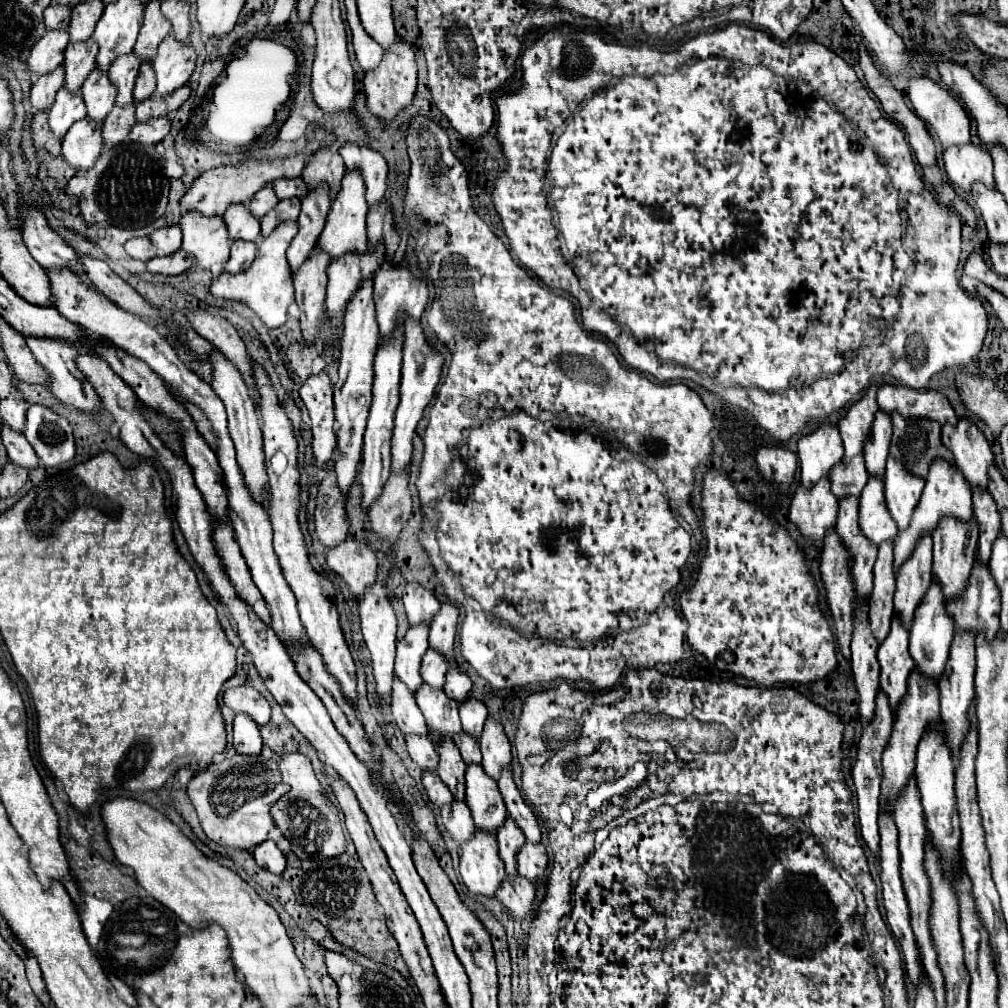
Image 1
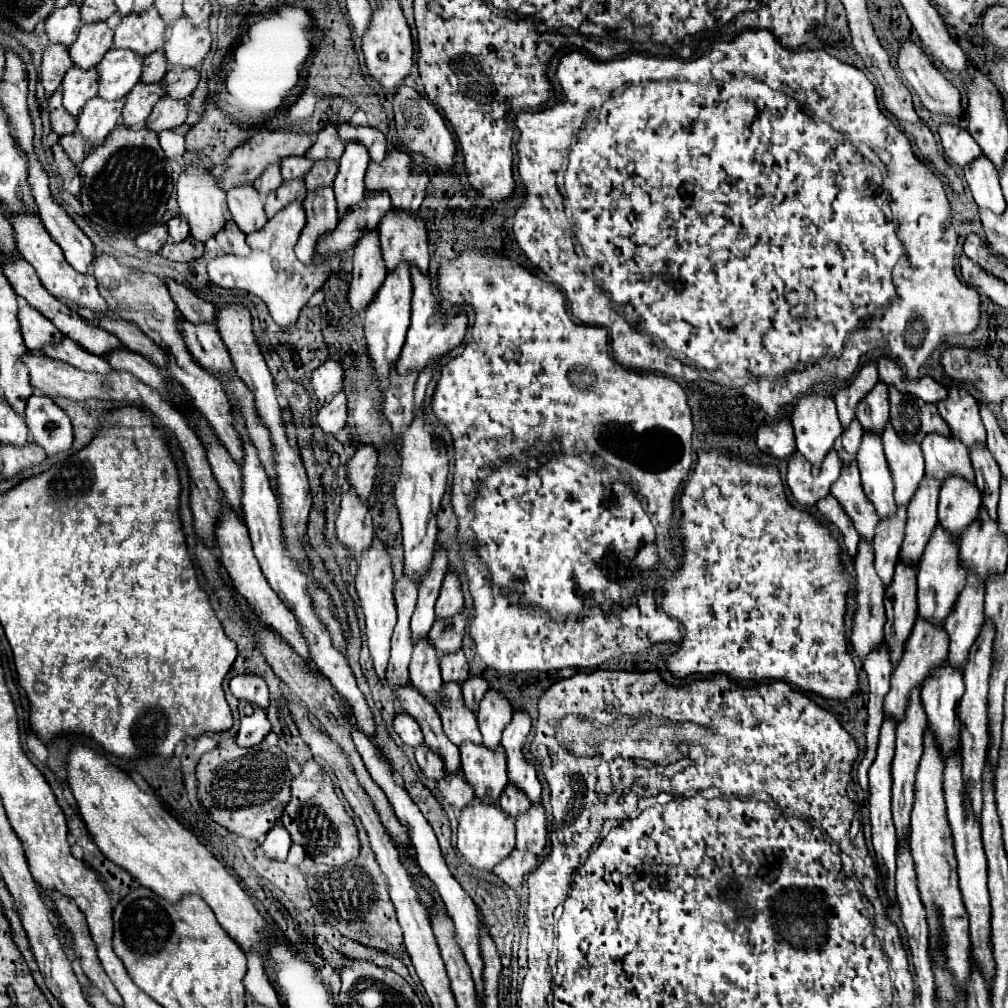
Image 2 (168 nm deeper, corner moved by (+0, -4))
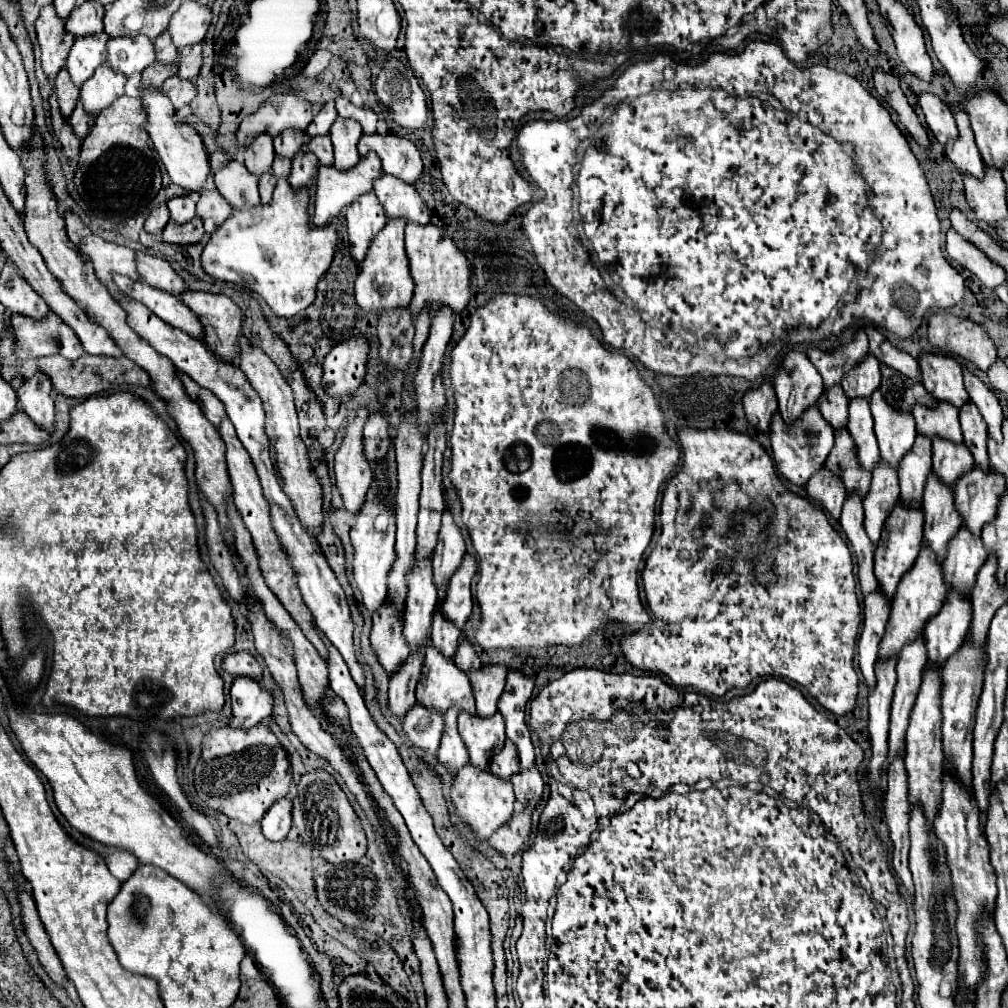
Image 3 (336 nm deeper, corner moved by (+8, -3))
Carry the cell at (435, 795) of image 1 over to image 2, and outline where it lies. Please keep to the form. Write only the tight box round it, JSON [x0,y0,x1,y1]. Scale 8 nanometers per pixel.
[416,746,446,780]

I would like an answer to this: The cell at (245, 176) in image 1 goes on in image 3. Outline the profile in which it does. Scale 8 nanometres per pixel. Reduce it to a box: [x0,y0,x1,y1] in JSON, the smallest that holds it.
[236,93,312,149]

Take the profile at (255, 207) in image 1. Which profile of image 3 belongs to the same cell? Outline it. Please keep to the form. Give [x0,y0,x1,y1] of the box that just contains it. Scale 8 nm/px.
[244,135,274,175]

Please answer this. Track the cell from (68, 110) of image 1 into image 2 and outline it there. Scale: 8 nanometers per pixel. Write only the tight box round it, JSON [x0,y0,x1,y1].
[60,66,98,116]

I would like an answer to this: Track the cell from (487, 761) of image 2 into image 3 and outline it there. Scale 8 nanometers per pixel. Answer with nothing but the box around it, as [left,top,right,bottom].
[458,713,506,771]

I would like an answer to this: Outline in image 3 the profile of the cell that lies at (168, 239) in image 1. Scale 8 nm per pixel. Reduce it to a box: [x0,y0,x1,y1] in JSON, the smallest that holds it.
[168,197,196,225]

